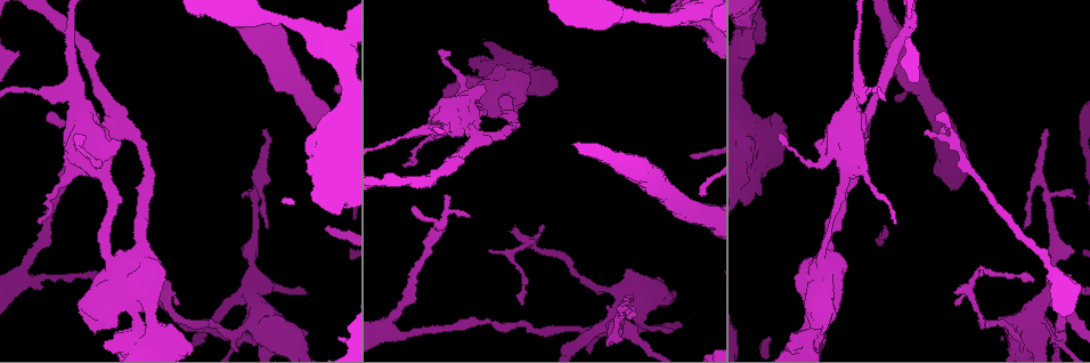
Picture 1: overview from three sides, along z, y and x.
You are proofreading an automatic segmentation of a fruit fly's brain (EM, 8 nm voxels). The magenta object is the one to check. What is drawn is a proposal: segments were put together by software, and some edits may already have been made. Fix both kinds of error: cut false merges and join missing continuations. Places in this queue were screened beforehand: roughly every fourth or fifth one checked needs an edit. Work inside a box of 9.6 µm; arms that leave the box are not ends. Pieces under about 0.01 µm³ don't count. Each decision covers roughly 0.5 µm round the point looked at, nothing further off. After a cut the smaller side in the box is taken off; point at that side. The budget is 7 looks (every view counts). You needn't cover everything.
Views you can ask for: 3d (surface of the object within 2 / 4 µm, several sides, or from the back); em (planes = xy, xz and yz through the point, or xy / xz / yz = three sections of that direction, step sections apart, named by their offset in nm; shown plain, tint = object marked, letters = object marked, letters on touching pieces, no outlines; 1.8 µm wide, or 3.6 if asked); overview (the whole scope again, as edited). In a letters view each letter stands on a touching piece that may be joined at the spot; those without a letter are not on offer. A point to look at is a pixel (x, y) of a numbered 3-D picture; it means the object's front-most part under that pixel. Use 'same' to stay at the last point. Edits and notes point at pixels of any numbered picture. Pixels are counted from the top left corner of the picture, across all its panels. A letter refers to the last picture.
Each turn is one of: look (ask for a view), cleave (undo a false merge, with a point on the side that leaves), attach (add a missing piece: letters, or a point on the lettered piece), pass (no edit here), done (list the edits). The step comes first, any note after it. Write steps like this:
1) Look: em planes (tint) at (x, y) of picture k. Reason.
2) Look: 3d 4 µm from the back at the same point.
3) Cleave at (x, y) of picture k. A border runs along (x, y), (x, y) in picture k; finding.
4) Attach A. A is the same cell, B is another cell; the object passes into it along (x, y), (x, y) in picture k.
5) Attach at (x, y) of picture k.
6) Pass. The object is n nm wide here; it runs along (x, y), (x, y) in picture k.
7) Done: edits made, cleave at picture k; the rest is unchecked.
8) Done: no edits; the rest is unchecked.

Look: em xz step 4 (tint) at (65, 178) of picture 1. Sudden change in width.

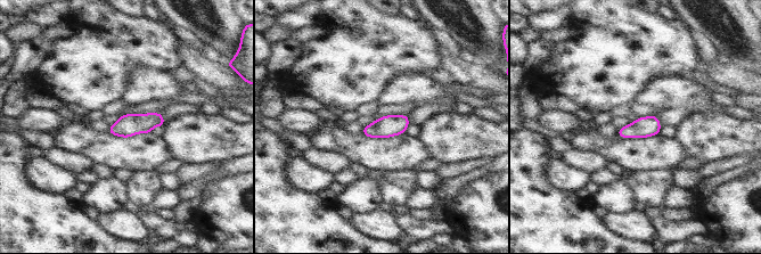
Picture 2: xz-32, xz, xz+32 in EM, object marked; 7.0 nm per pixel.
Look: em planes (letters) at the same point.

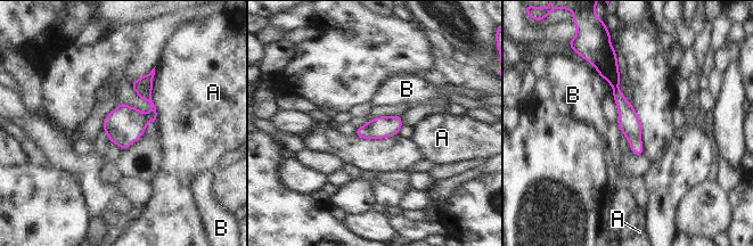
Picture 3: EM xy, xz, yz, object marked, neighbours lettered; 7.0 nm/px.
Pass. A and B are other cells; a border runs along (155, 66), (152, 101), (157, 121) in picture 3; continuous, no second cell.

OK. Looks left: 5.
Look: 3d 4 µm at (125, 290) of picture 1. Sudden change in width.

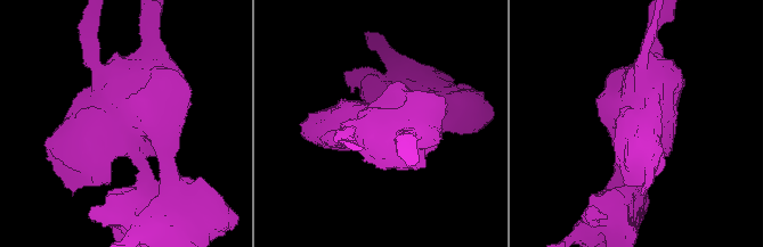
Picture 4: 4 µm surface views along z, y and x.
Look: em 3.6 µm planes (letters) at (122, 121) of picture 4. Shape alone is not enough.

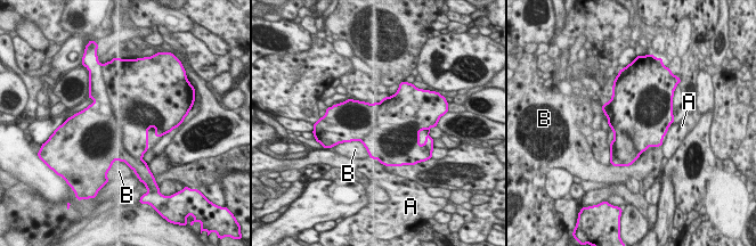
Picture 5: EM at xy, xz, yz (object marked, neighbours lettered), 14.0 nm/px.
Cleave at (110, 139) of picture 5. A and B are other cells; a border runs along (105, 91), (123, 146), (141, 160) in picture 5; two cells meet here.

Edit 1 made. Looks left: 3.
Look: overview.

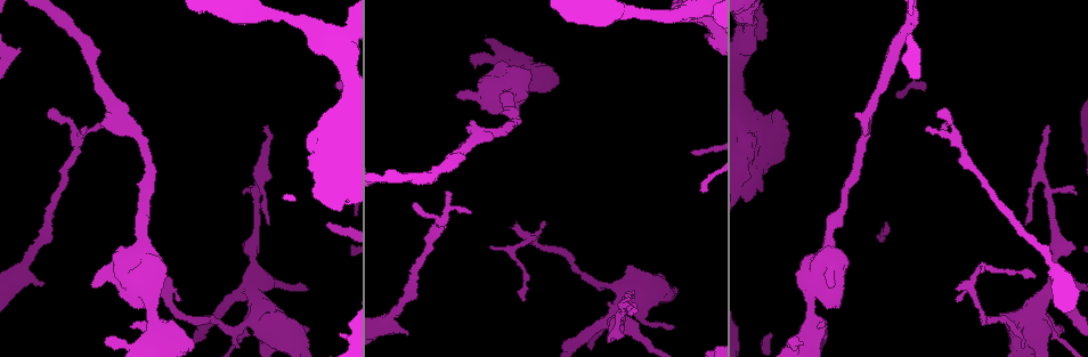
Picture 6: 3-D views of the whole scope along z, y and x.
Look: em planes (plain) at (627, 312) of picture 6. An open end.

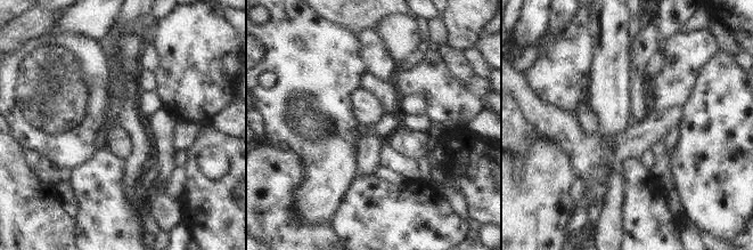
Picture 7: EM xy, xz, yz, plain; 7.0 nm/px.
Look: em planes (letters) at the same point.

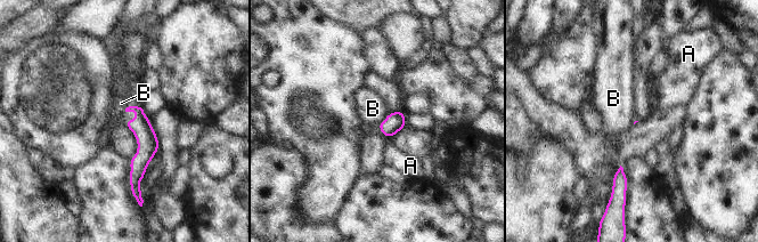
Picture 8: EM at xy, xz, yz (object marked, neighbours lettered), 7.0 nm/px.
Pass. A and B are other cells; none of them fits.

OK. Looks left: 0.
Done: edits made, cleave at picture 5; the rest is unchecked.

